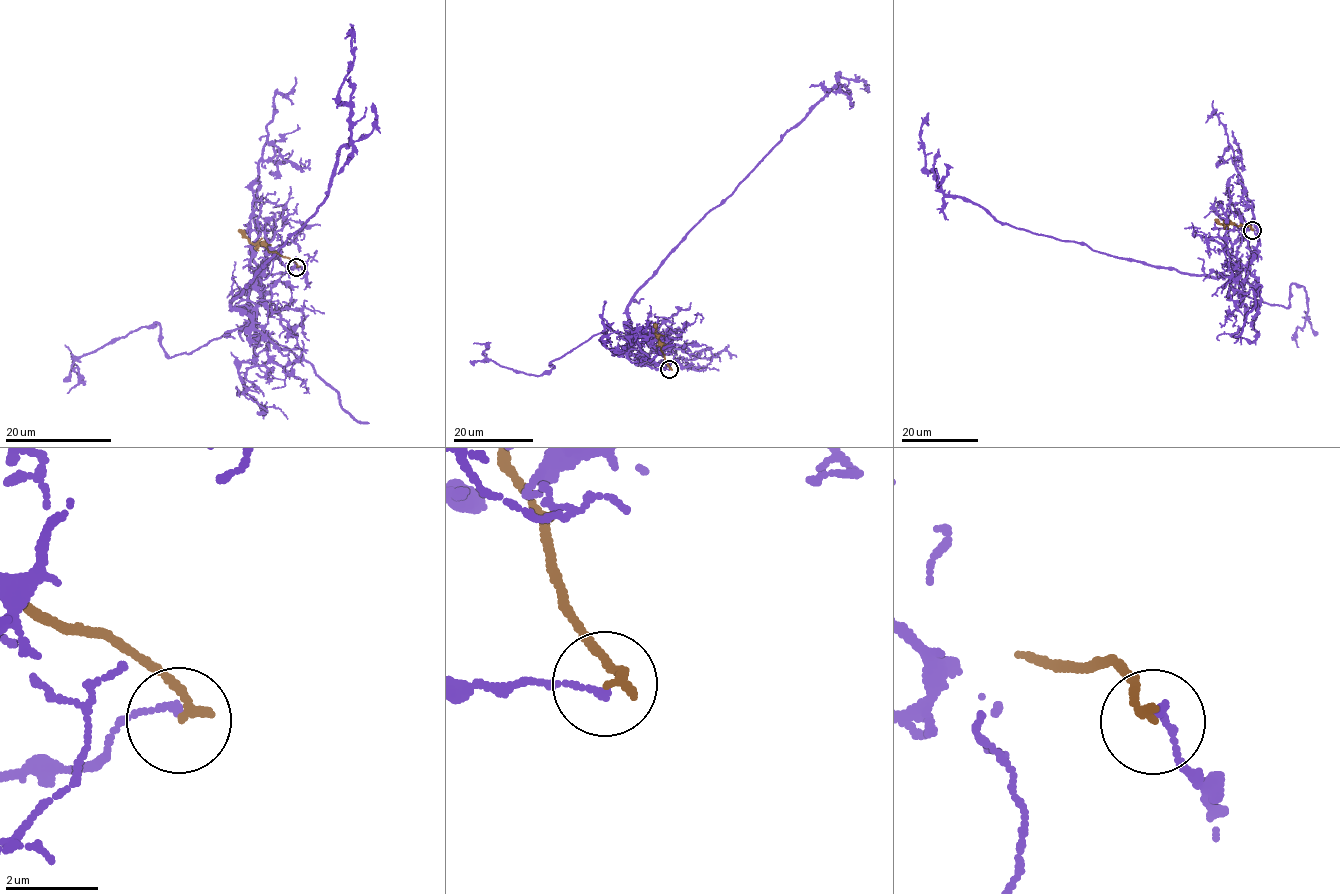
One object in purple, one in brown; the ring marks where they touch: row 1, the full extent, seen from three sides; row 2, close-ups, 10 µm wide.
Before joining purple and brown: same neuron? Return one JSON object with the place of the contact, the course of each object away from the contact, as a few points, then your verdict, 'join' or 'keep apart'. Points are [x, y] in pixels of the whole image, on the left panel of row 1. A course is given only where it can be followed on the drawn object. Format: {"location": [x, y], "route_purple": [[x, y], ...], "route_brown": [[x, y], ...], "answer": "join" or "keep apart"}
{"location": [296, 267], "route_purple": [[296, 267], [263, 275], [251, 316], [229, 305], [327, 195], [349, 143], [338, 89], [354, 56], [350, 23]], "route_brown": [[296, 267], [289, 258], [249, 241], [238, 229]], "answer": "keep apart"}

